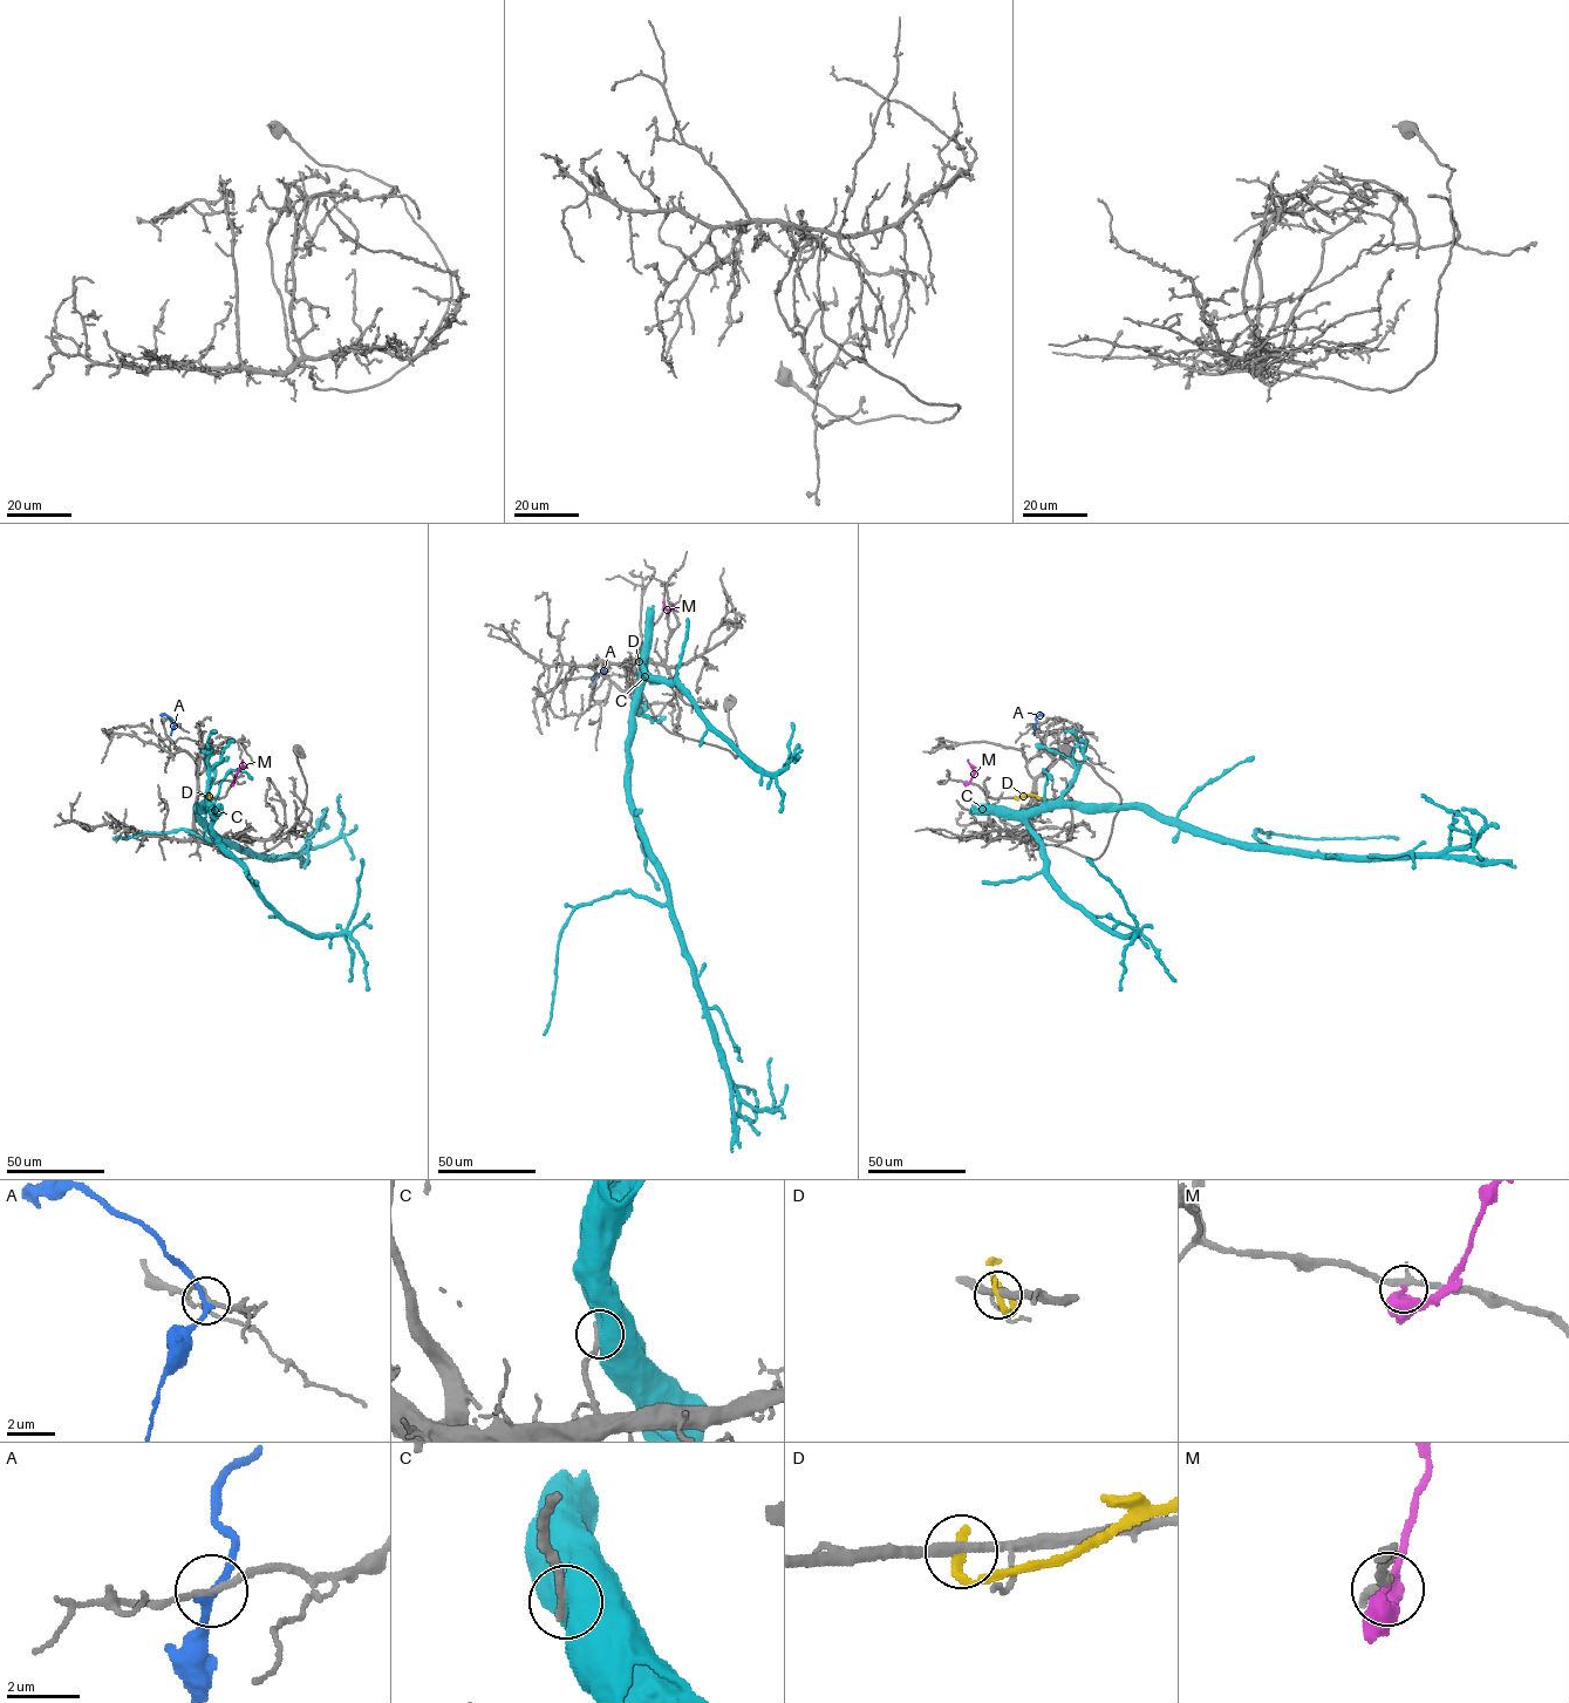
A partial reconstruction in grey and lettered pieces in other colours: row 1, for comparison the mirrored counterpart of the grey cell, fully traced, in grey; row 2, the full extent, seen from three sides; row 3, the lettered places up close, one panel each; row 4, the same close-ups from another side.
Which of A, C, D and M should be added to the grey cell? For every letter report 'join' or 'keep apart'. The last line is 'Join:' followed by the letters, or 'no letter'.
A: keep apart
C: keep apart
D: keep apart
M: keep apart
Join: no letter

